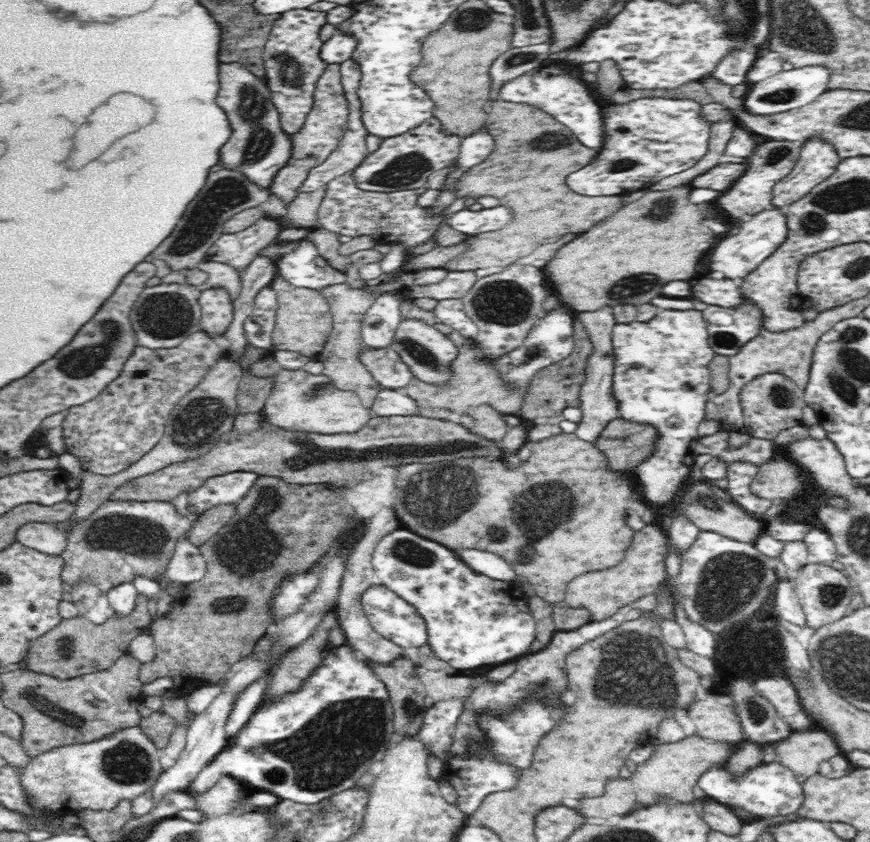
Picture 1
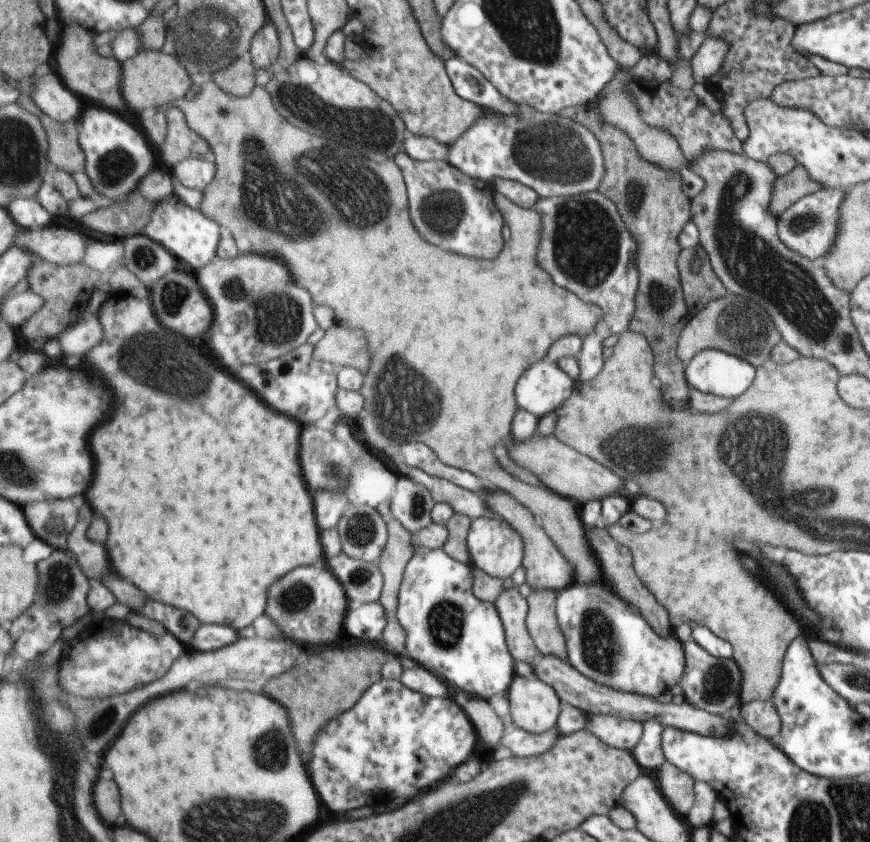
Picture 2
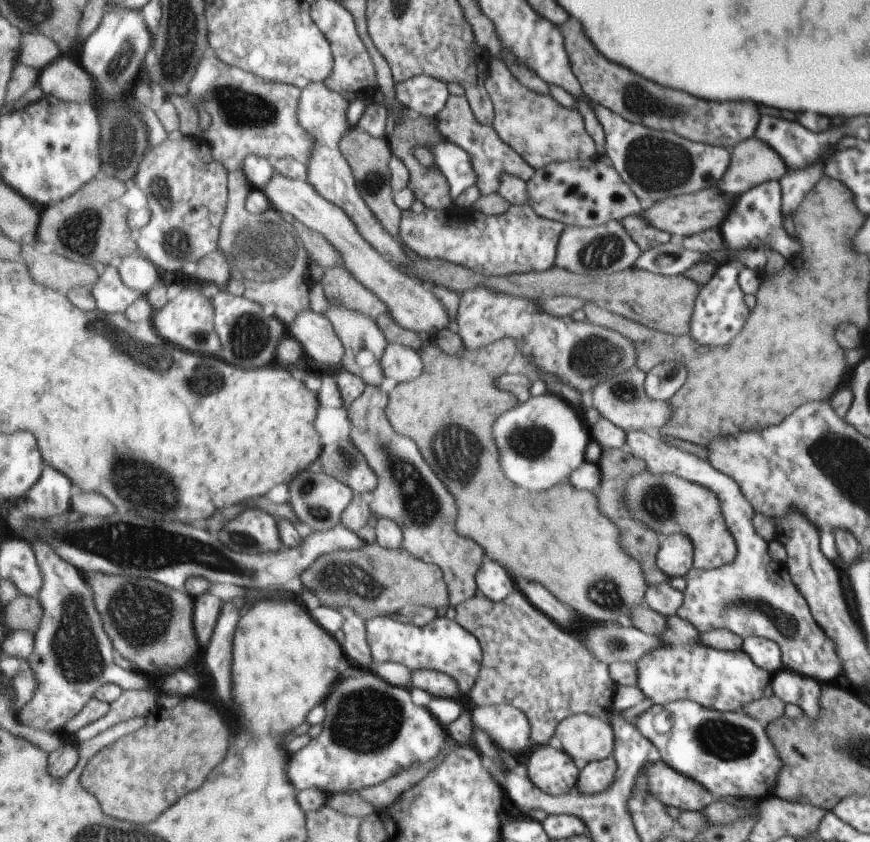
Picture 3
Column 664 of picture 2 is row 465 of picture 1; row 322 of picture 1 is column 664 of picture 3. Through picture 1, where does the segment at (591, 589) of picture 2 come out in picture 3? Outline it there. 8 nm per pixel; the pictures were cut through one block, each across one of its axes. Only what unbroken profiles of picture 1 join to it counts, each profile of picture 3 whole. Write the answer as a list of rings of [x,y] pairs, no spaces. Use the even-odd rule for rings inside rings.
[[[667,615],[664,631],[659,633],[660,647],[653,652],[647,652],[643,660],[635,662],[637,666],[637,688],[643,690],[645,698],[653,705],[672,703],[678,700],[688,700],[702,707],[714,709],[717,712],[742,710],[742,706],[761,698],[763,688],[770,684],[769,674],[759,668],[740,648],[736,651],[720,651],[704,645],[700,641],[700,632],[686,620],[675,615]]]

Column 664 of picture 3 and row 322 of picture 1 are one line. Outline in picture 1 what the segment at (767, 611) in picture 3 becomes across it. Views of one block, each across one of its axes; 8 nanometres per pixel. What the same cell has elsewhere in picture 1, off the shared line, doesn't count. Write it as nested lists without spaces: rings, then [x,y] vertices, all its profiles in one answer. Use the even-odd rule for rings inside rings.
[[[461,299],[441,300],[433,309],[437,323],[442,323],[456,330],[463,338],[475,340],[479,334],[476,323],[466,314]]]

